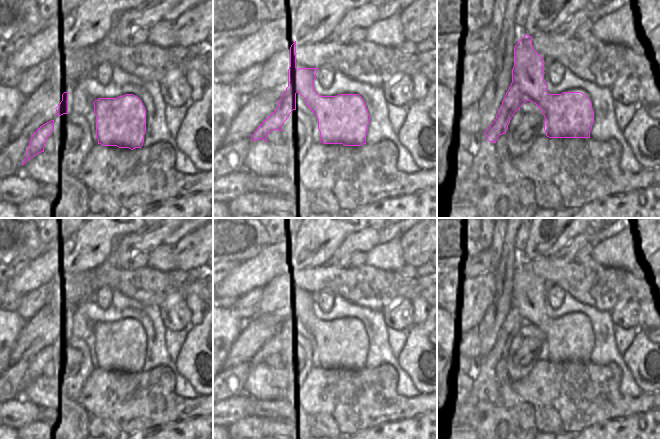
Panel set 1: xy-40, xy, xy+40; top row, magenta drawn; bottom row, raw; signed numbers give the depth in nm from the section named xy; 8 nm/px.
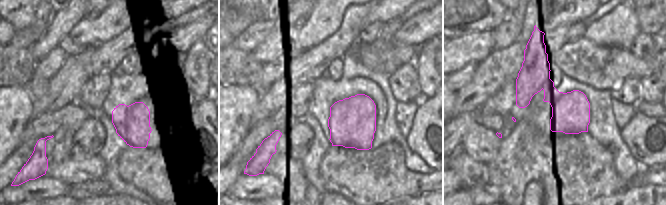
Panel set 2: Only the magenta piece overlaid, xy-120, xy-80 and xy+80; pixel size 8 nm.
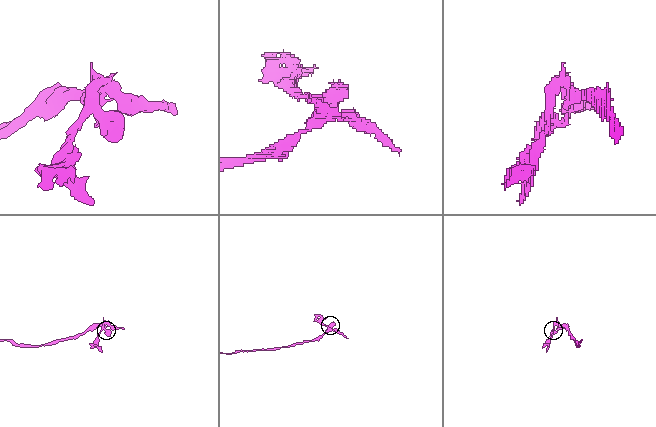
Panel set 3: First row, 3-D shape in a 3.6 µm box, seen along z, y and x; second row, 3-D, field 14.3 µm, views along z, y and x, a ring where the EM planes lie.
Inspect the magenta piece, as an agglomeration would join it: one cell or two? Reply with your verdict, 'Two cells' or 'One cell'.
One cell.

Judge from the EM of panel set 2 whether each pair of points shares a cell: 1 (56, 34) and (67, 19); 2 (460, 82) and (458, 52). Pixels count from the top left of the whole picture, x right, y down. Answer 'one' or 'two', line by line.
1: one
2: two

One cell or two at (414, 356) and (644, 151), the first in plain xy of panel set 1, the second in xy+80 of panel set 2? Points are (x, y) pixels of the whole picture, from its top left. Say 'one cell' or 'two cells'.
one cell

